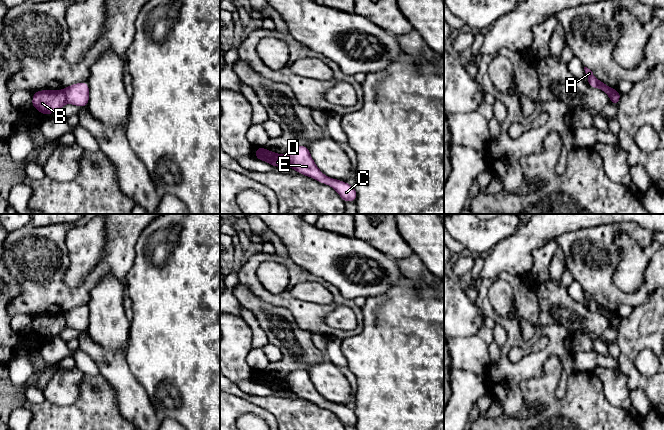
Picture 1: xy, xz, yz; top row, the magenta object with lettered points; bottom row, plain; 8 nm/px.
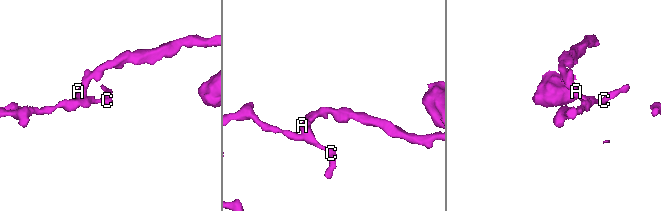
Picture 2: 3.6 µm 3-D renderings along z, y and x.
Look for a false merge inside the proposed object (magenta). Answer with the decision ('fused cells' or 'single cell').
fused cells

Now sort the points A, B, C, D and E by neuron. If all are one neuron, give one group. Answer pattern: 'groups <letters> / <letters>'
groups A C E / B D

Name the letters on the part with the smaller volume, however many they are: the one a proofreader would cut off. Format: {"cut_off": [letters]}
{"cut_off": ["A", "C", "E"]}

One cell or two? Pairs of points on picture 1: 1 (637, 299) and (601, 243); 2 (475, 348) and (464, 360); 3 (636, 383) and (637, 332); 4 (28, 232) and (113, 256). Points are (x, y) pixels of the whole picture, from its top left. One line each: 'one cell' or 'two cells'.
1: one cell
2: one cell
3: one cell
4: one cell

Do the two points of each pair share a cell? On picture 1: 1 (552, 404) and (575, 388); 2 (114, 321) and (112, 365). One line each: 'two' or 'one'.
1: one
2: two

